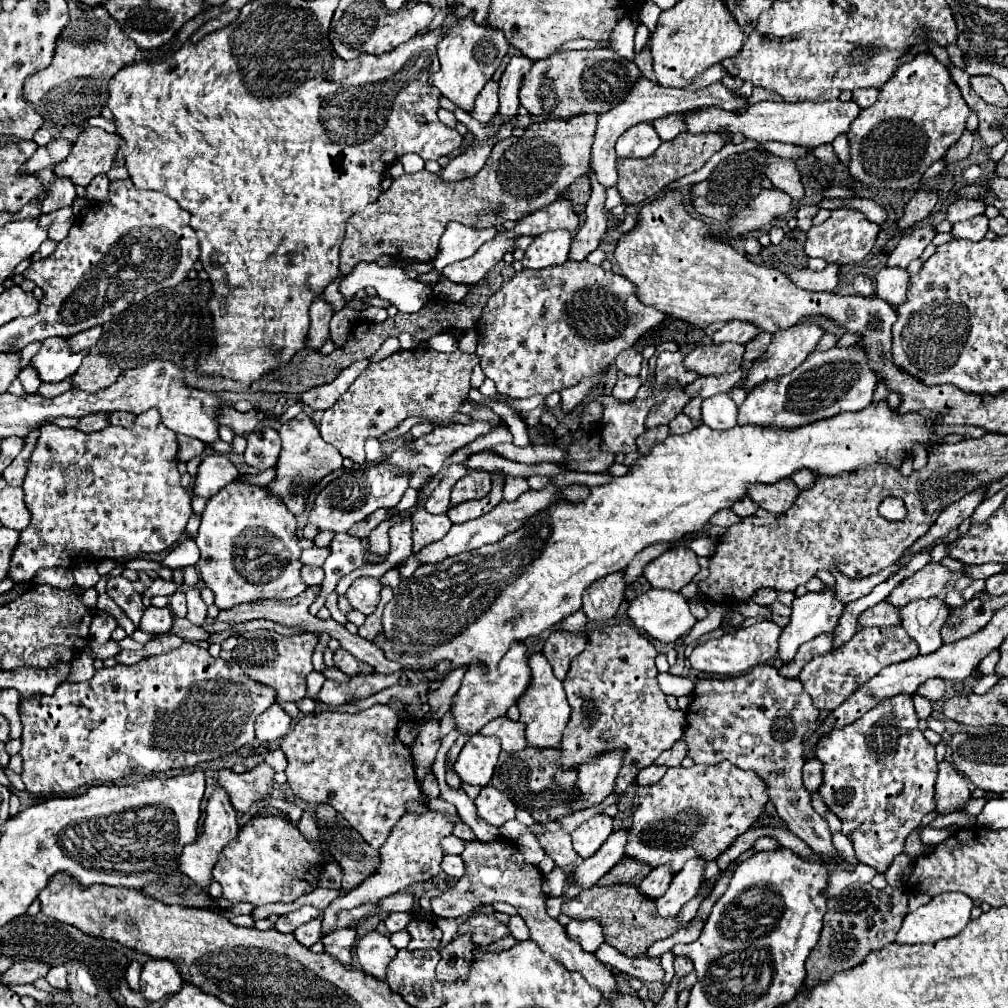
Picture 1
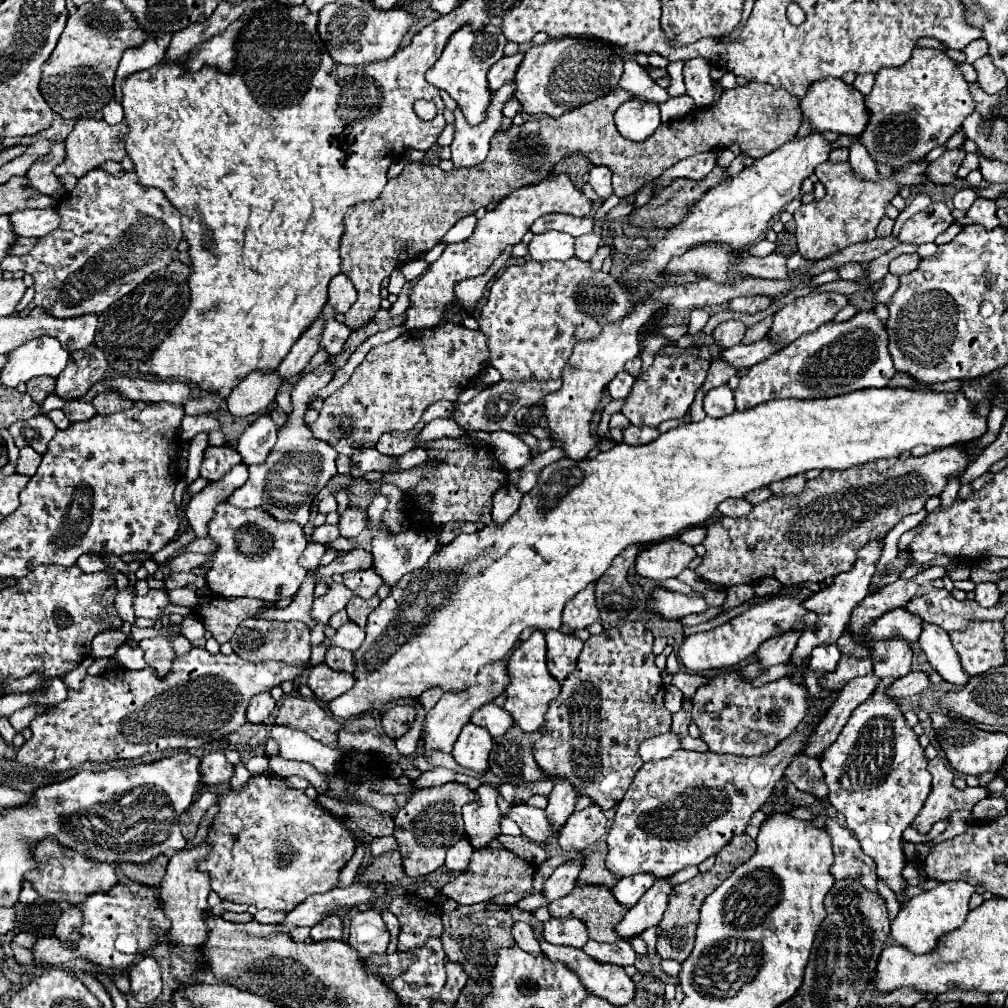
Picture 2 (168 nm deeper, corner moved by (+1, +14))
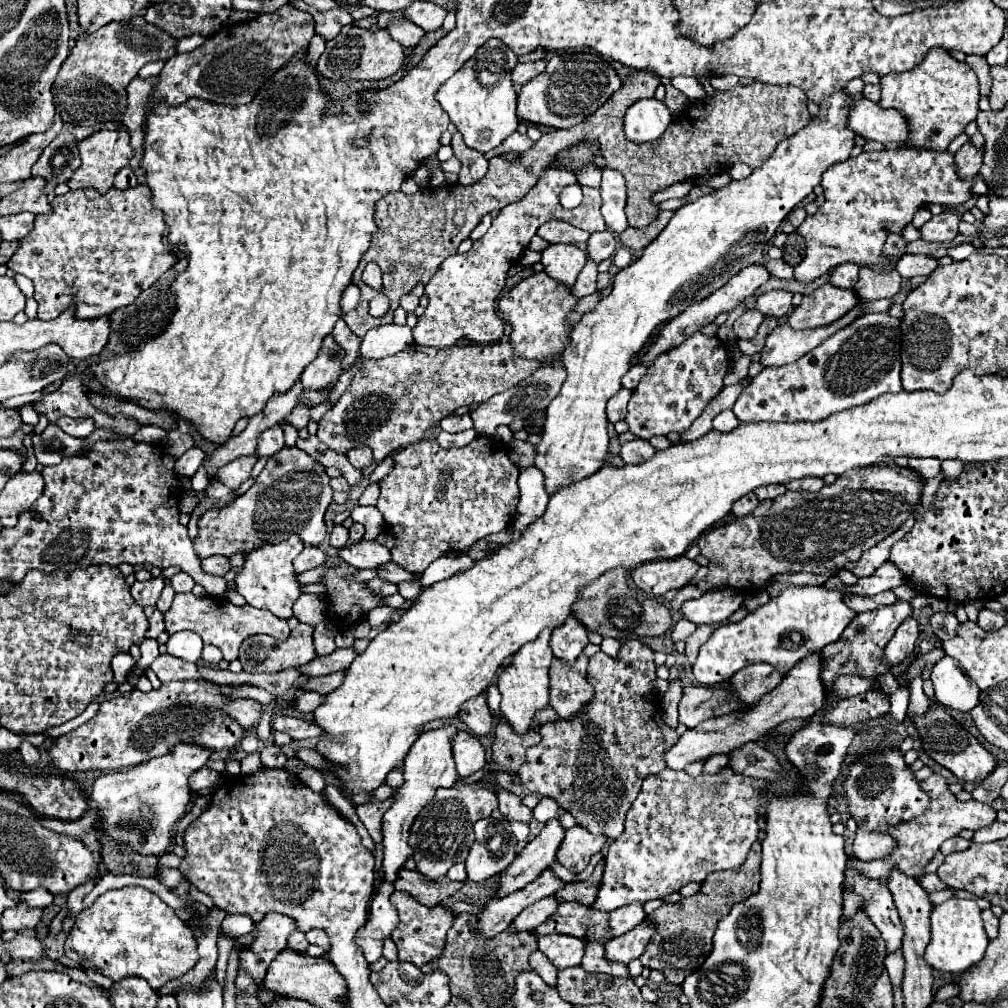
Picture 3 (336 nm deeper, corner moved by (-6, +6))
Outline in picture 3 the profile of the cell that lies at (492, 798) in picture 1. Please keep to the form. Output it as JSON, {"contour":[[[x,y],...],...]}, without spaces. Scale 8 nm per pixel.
{"contour":[[[483,818],[475,824],[475,844],[465,860],[467,880],[485,882],[503,872],[517,856],[517,840],[507,820]]]}

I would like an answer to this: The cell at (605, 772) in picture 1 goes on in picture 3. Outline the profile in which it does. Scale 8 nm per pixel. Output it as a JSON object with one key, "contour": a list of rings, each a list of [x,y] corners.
{"contour":[[[557,818],[553,822],[547,822],[545,828],[515,856],[515,860],[501,874],[497,884],[497,896],[503,898],[525,888],[545,868],[549,868],[555,862],[555,854],[559,842],[563,840],[563,834],[565,830],[561,828]]]}

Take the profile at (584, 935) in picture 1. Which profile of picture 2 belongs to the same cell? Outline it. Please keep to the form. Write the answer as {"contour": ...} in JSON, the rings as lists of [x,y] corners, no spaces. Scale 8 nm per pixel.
{"contour":[[[552,918],[544,922],[544,938],[552,944],[582,948],[588,942],[588,928],[580,918]]]}

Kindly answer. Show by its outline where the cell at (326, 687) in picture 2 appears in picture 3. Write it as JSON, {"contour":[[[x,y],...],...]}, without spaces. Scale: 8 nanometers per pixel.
{"contour":[[[303,692],[301,696],[295,696],[293,700],[293,708],[301,714],[311,714],[315,710],[315,706],[319,706],[319,702],[323,702],[321,694],[311,694],[311,692]]]}

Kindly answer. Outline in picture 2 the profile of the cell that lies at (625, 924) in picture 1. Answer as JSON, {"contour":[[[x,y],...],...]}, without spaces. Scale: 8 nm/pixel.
{"contour":[[[586,884],[586,886],[576,886],[568,896],[556,902],[550,902],[548,910],[552,916],[576,916],[584,920],[588,926],[588,936],[596,942],[618,942],[622,940],[622,936],[616,932],[616,926],[628,912],[628,906],[622,906],[620,902],[616,902],[612,888],[600,886],[600,884]]]}

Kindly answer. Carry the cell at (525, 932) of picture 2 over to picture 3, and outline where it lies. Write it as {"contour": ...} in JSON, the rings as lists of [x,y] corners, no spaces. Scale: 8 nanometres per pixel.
{"contour":[[[539,950],[535,954],[531,954],[531,968],[545,980],[547,986],[555,986],[557,970],[555,970],[555,966],[551,966],[547,962],[547,958],[543,958],[543,954],[539,954]]]}

